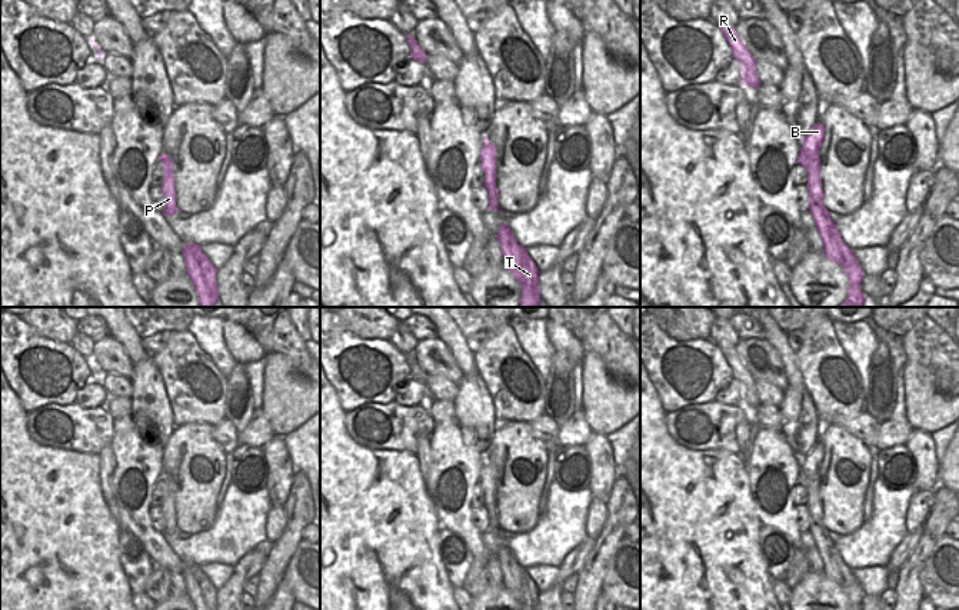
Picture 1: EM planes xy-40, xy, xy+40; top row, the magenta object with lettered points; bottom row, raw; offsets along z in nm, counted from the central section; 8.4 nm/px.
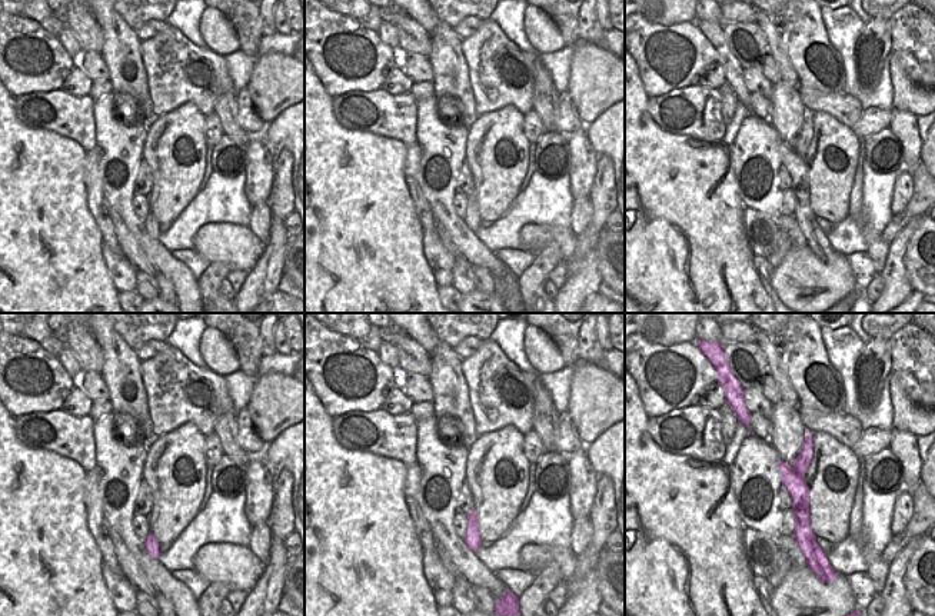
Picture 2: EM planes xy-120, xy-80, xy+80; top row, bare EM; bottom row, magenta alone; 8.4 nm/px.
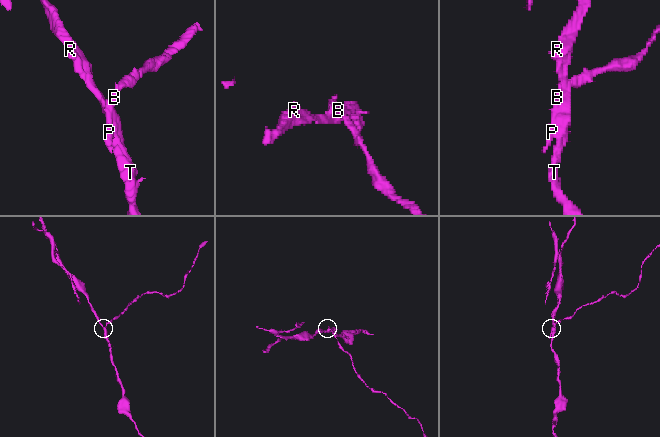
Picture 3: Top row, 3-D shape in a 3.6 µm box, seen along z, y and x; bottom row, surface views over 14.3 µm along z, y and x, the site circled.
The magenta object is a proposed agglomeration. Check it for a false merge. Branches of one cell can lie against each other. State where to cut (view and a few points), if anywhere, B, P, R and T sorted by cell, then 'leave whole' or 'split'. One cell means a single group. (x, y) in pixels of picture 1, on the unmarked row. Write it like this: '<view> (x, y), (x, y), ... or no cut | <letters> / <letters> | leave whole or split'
xy+40 (802, 469), (806, 477), (818, 479) | B P / R T | split

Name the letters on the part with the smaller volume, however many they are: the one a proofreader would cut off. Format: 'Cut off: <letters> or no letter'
Cut off: B, P

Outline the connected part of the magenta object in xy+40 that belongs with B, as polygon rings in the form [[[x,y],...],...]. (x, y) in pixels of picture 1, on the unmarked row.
[[[818,441],[813,450],[802,457],[802,470],[805,477],[819,479],[819,469],[825,459],[825,446]]]

